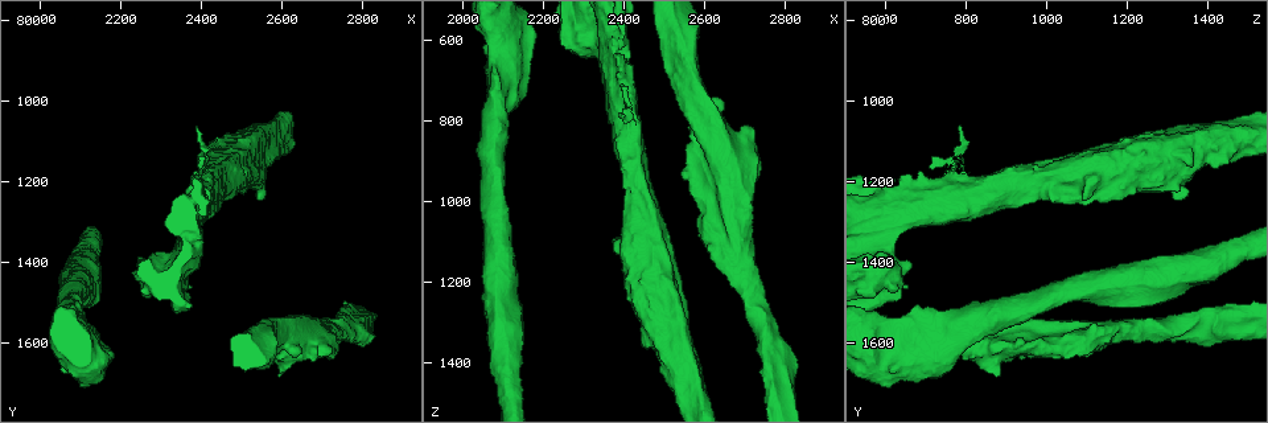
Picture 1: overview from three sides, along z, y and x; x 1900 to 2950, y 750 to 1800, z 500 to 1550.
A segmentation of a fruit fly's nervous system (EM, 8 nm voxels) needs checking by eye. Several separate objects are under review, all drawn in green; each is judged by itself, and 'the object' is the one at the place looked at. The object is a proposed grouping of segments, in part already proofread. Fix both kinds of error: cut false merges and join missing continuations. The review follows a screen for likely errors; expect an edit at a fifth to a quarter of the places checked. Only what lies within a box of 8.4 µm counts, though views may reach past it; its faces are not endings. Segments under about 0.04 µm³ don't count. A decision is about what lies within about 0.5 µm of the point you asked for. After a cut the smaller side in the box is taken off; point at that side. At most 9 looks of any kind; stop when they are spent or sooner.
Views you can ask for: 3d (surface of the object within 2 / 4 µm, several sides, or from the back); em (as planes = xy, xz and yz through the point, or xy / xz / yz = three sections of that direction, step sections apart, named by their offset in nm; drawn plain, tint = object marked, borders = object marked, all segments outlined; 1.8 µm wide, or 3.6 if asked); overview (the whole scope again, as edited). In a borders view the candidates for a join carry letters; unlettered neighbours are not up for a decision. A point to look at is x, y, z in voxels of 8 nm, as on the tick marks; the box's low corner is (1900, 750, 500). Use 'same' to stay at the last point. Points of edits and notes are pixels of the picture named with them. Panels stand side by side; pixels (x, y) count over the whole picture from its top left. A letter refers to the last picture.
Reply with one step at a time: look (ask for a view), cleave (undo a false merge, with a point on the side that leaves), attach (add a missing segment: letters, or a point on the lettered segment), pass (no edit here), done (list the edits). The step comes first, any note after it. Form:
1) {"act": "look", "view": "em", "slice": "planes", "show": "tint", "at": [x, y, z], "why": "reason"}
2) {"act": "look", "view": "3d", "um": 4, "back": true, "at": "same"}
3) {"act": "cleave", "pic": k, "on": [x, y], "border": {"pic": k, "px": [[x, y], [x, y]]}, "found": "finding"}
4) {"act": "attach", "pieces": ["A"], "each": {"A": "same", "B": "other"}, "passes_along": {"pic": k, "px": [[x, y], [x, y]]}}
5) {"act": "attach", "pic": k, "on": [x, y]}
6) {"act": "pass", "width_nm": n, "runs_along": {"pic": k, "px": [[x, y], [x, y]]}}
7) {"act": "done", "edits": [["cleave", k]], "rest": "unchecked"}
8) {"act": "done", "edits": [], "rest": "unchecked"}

{"act": "look", "view": "em", "um": 3.6, "slice": "yz", "step": 8, "show": "borders", "at": [2565, 1595, 975], "why": "free end"}

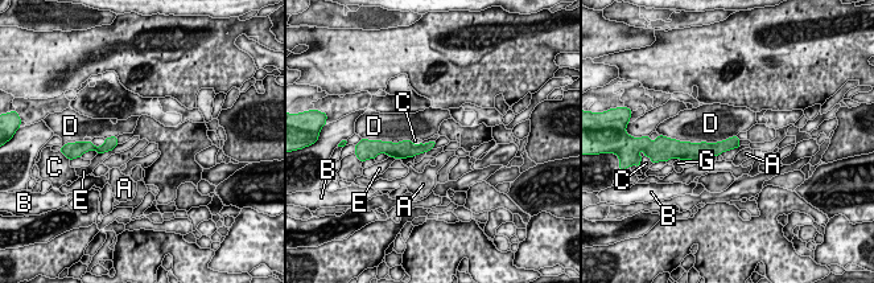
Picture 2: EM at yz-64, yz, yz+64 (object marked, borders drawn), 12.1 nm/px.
{"act": "look", "view": "em", "um": 3.6, "slice": "planes", "show": "borders", "at": "same", "why": "another direction"}

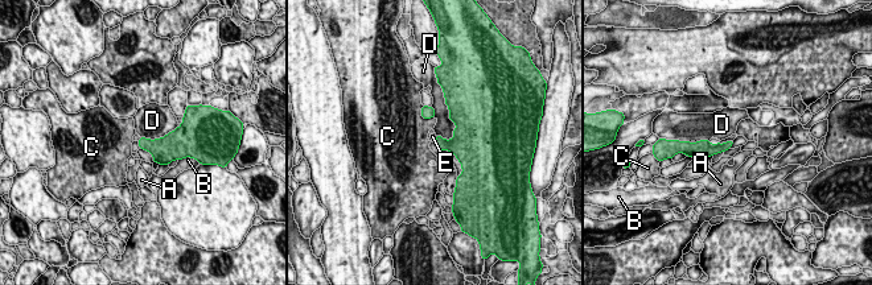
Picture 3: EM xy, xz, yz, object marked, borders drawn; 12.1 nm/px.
{"act": "pass", "longest_contact_nm": ["D", 600], "each": {"A": "other", "B": "other", "C": "other", "D": "other", "E": "other"}, "border": {"pic": 3, "px": [[732, 139], [719, 143]]}, "found": "no lettered segment goes on from it"}

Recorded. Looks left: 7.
{"act": "look", "view": "em", "um": 3.6, "slice": "yz", "step": 8, "show": "tint", "at": [2375, 1235, 1090], "why": "stops while still wide"}

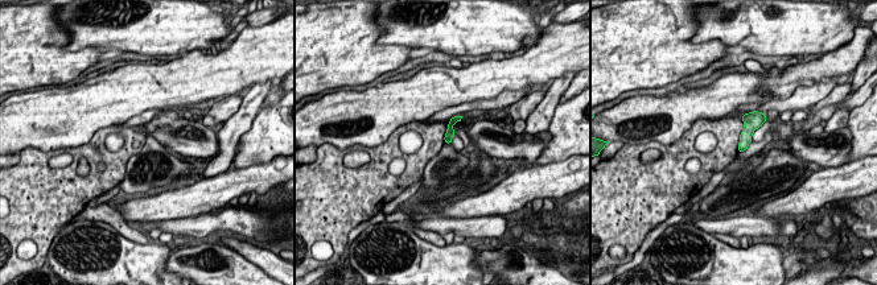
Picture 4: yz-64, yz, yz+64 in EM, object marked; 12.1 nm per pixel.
{"act": "look", "view": "em", "um": 3.6, "slice": "xz", "step": 4, "show": "borders", "at": "same"}

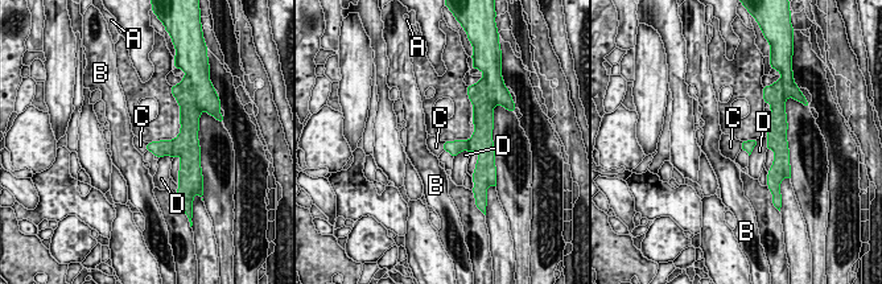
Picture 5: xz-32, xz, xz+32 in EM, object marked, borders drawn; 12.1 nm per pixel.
{"act": "pass", "each": {"A": "other", "B": "other", "C": "other", "D": "other"}, "border": {"pic": 5, "px": [[445, 142], [442, 149]]}, "found": "no lettered segment goes on from it"}

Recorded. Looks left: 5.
{"act": "look", "view": "3d", "um": 4, "at": [2390, 1170, 710], "why": "free end"}

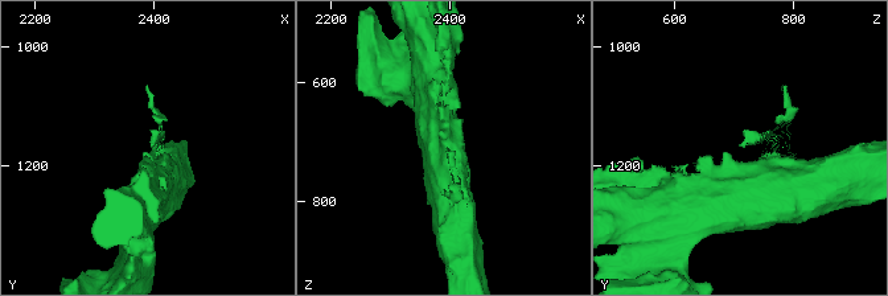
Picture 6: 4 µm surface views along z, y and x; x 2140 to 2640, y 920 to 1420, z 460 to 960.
{"act": "look", "view": "em", "um": 3.6, "slice": "planes", "show": "borders", "at": [2395, 1165, 710], "why": "now the EM"}

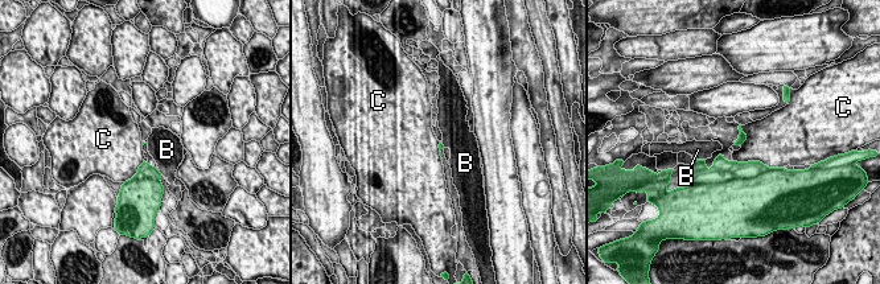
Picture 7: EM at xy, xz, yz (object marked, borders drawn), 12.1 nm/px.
{"act": "pass", "each": {"B": "other", "C": "other"}, "border": {"pic": 7, "px": [[735, 160], [761, 161], [773, 168]]}, "found": "none of them fits"}

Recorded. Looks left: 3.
{"act": "done", "edits": [], "rest": "unchecked"}

